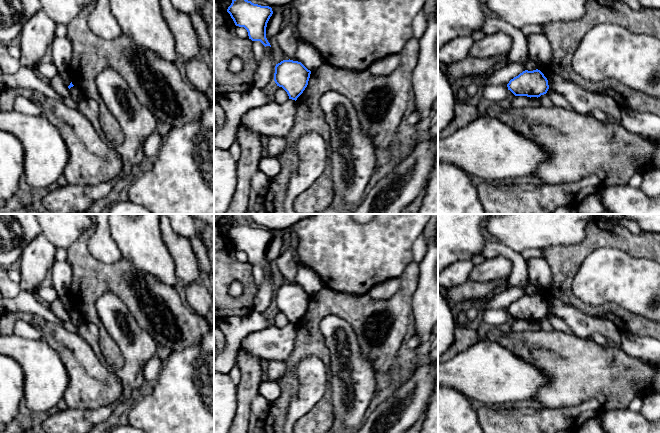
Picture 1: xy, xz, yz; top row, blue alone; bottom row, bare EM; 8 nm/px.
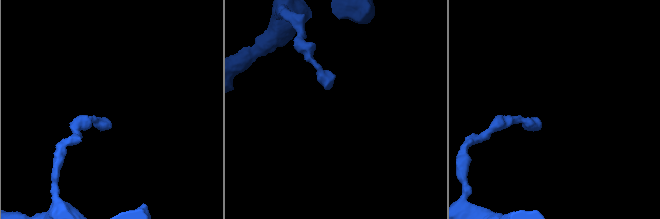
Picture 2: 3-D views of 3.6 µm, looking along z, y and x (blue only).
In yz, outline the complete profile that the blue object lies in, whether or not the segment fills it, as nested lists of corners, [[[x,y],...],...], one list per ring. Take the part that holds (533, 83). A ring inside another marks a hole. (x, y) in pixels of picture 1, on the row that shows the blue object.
[[[538,69],[523,71],[511,79],[507,87],[515,96],[527,96],[530,98],[538,98],[546,94],[549,89],[547,78]]]

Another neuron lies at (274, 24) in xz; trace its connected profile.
[[[281,12],[273,13],[267,23],[266,38],[269,43],[270,43],[271,37],[275,36],[281,30],[282,15],[283,15],[283,13],[281,13]]]

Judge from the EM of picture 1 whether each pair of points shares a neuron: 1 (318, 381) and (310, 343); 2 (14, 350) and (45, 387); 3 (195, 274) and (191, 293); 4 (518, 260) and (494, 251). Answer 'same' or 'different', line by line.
1: different
2: same
3: different
4: same

